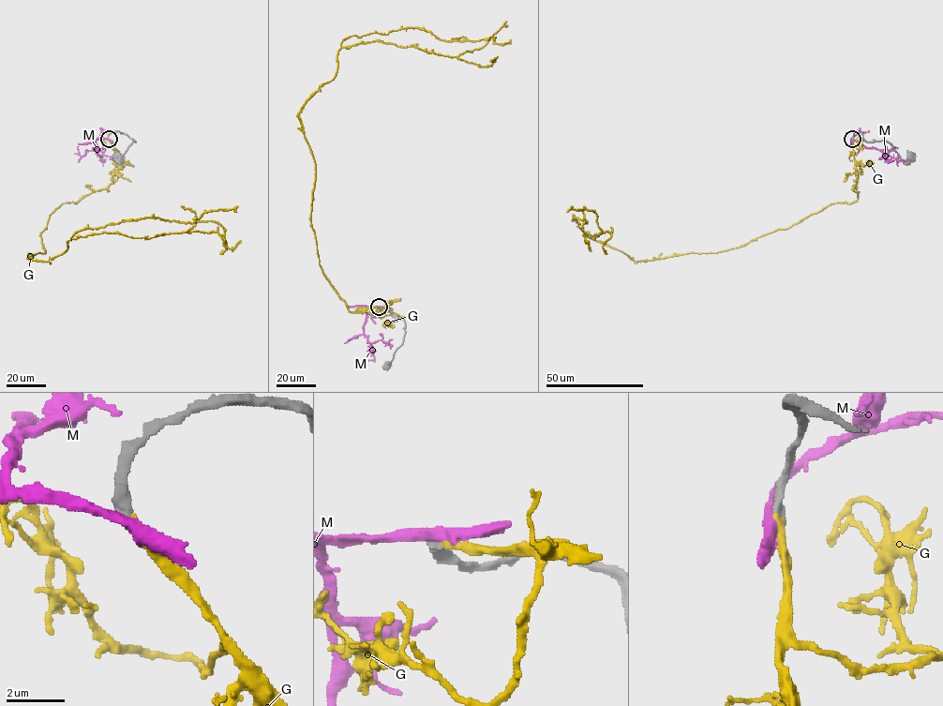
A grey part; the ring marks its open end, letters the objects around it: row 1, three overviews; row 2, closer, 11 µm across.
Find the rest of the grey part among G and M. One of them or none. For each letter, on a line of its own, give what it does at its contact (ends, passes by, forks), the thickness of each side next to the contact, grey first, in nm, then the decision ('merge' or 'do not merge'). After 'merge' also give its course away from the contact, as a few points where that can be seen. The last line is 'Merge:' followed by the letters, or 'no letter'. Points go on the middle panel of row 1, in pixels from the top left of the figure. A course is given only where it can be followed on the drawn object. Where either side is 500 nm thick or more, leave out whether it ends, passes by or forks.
G: it ends | 360/300 nm | merge | via (378, 307), (390, 308), (351, 312), (319, 262), (298, 112), (351, 36), (510, 39)
M: it passes by | 360/380 nm | do not merge
Merge: G

